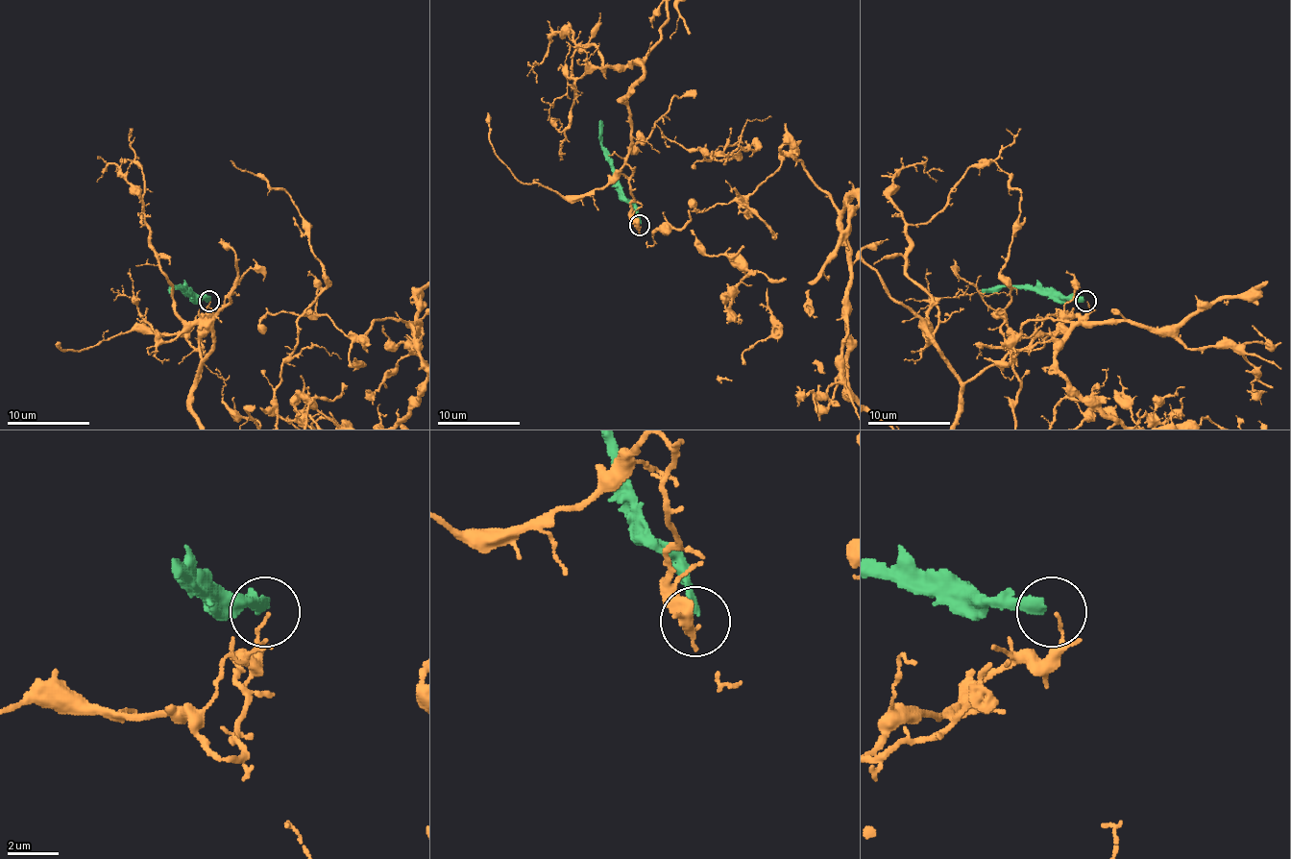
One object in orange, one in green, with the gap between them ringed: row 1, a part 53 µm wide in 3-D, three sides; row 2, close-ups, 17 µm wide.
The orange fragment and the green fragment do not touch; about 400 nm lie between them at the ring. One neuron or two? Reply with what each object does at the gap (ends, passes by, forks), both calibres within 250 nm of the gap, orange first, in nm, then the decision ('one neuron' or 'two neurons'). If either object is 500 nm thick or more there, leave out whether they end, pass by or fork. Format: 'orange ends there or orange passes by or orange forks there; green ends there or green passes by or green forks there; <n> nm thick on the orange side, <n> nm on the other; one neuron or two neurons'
orange ends there; green ends there; 110 nm thick on the orange side, 360 nm on the other; two neurons

